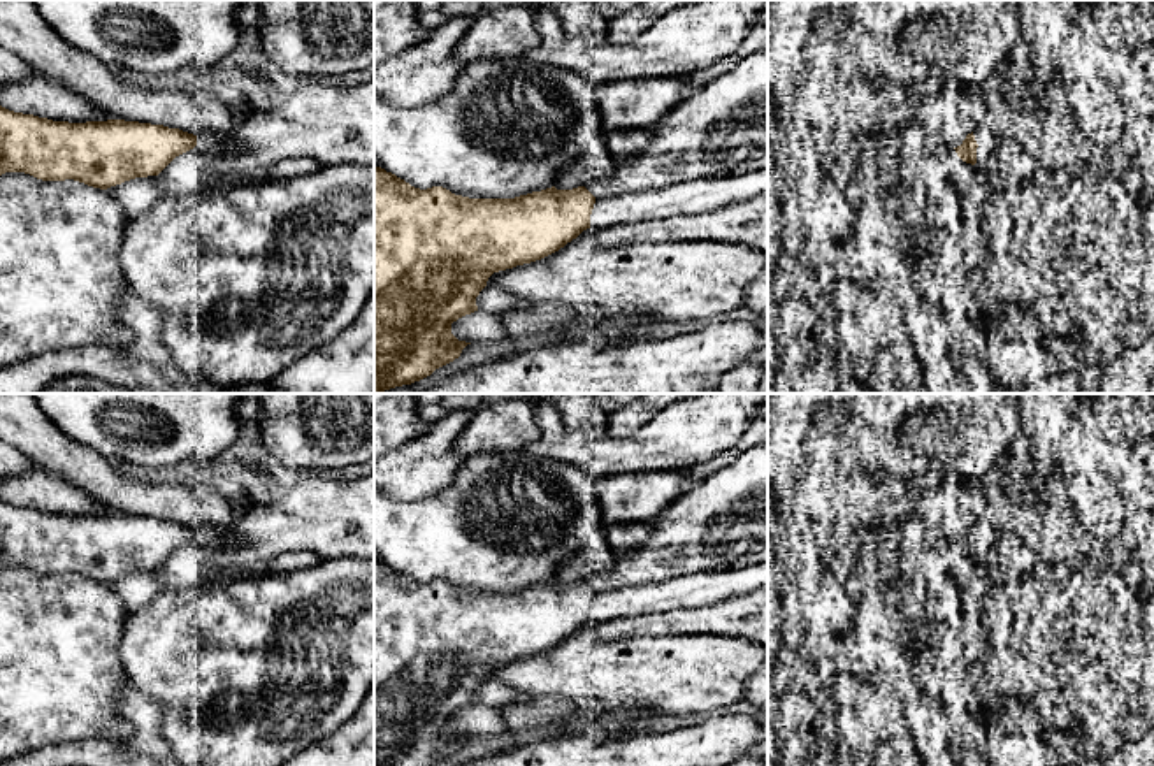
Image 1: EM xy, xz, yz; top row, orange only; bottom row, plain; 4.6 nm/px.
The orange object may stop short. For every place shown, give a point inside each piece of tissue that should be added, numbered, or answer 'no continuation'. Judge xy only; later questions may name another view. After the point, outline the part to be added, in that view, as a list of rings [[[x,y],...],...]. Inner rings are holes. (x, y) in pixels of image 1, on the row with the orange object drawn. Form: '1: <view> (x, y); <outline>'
1: xy (215, 144); [[[204,132],[197,135],[197,148],[211,160],[234,160],[241,155],[241,144],[232,132]]]

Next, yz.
1: yz (982, 136); [[[977,126],[973,130],[975,141],[978,144],[977,148],[977,163],[985,162],[985,158],[989,156],[989,153],[992,151],[996,139],[992,137],[992,134],[984,128],[984,126]]]

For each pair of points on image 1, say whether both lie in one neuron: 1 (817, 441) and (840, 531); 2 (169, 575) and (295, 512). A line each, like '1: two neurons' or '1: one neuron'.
1: one neuron
2: one neuron

